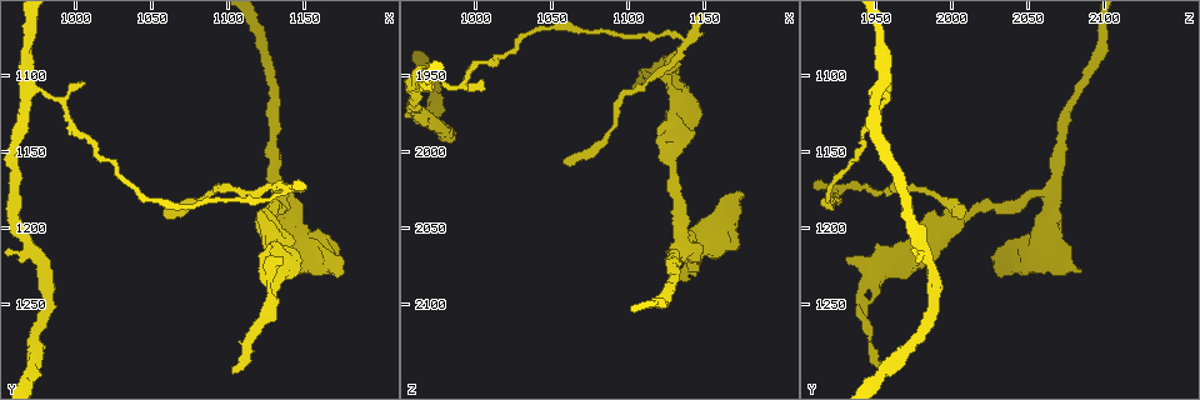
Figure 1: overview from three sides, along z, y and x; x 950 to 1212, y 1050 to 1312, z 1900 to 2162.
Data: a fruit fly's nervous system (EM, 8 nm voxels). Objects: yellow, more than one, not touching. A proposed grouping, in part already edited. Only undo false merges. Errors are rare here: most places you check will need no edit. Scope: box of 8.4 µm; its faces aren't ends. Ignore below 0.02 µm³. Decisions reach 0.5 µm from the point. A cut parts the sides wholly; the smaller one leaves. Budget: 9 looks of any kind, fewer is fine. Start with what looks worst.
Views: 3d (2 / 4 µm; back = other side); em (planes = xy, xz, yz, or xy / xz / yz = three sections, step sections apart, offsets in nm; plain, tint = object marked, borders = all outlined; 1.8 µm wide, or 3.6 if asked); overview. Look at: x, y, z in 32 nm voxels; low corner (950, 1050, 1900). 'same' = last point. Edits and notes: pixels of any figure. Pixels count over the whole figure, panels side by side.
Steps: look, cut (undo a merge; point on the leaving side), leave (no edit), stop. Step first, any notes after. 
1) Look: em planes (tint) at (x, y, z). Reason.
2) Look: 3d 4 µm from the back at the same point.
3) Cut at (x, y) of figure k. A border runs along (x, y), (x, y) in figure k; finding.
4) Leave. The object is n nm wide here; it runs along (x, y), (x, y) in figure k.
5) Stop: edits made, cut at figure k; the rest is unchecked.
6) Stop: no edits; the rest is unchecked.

Look: em planes (borders) at (1126, 1230, 1952). Sudden change in width.

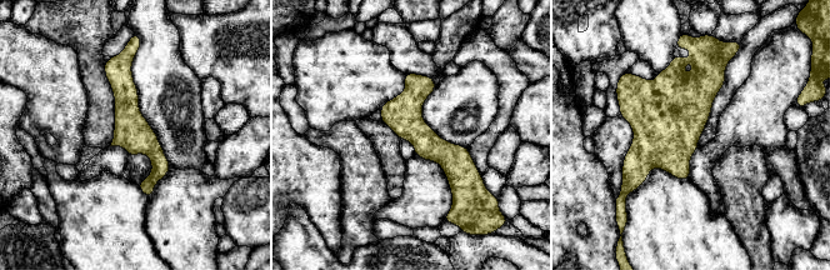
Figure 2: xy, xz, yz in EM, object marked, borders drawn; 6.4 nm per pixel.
Leave. All the same neuron.

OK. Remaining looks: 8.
Look: em planes (tint) at (1138, 1172, 1928). Abrupt turn.

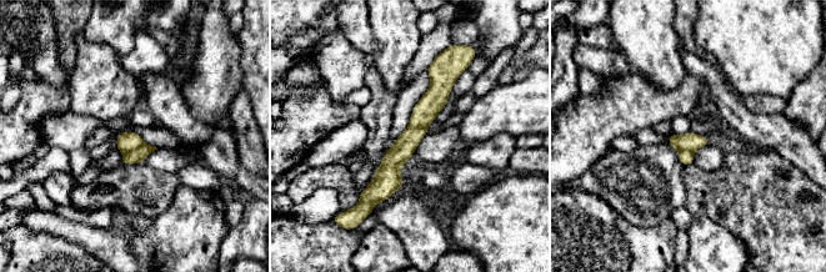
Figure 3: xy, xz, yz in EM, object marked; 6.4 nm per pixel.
Cut at (125, 141) of figure 3. A border runs along (143, 142), (136, 149), (124, 152) in figure 3; two neurons meet here.

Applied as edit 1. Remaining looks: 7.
Look: 3d 2 µm at (1126, 1200, 2000). Calibre changes.

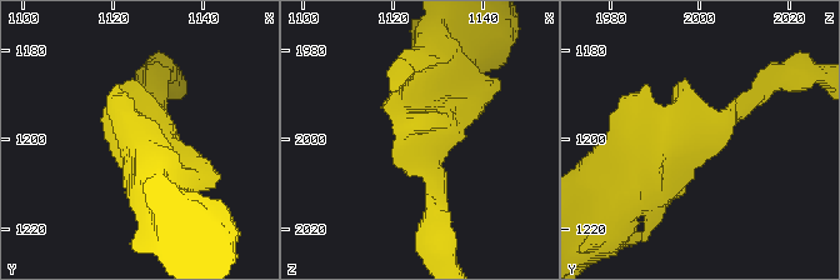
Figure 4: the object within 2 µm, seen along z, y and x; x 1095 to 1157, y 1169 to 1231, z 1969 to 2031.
Look: em planes (tint) at (1128, 1199, 1999). Shape alone is not enough.

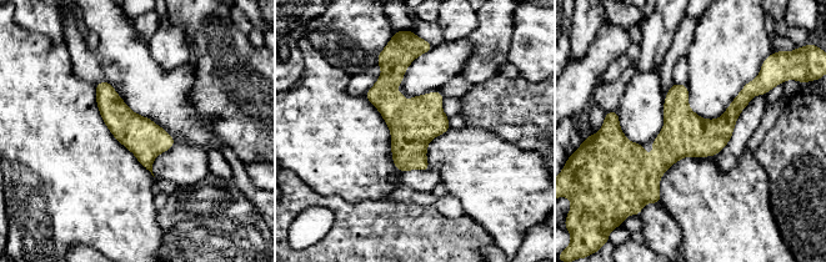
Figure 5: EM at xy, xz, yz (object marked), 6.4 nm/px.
Leave. It runs along (757, 91), (659, 159), (620, 137) in figure 5; all the same neuron.

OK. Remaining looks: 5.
Look: 3d 2 µm from the back at (968, 1106, 1952). Sudden change in width.

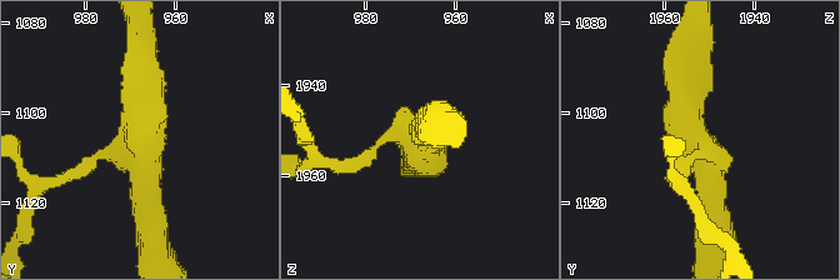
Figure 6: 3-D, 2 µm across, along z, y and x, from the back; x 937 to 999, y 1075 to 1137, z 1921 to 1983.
Look: em yz step 4 (tint) at (967, 1106, 1954). 3 arms meet here.

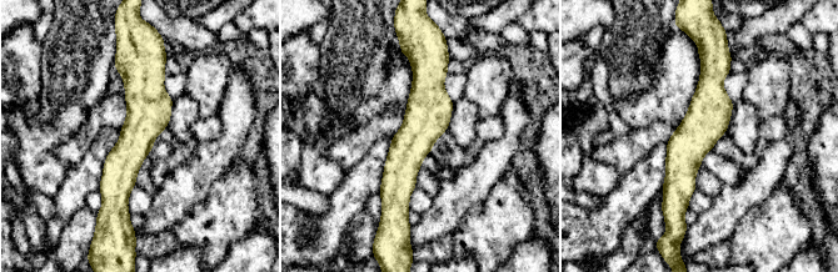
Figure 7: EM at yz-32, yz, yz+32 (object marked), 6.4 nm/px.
Look: em planes (tint) at the same point. Another direction.

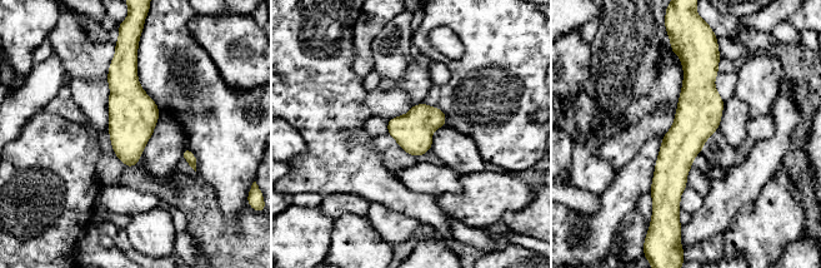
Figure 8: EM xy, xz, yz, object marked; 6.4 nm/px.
Leave. It runs along (685, 59), (672, 207) in figure 8; continuous, no second neuron.

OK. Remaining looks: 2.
Stop: edits made, cut at figure 3; the rest is unchecked.

